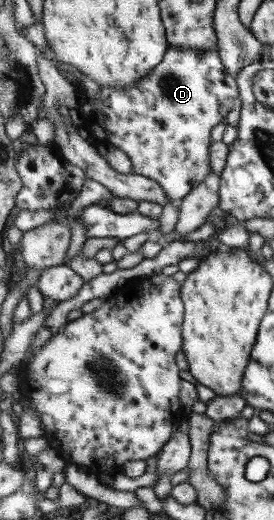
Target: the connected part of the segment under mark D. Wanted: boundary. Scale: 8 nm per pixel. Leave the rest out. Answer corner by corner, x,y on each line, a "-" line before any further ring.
47,42
44,54
48,60
57,61
60,69
73,77
73,84
78,88
78,111
81,114
82,128
88,129
99,142
111,143
122,150
132,162
132,172
154,179
174,202
181,201
212,172
210,167
210,144
212,144
214,127
225,122
226,116
234,108
234,100
240,98
239,84
223,64
219,50
178,49
169,46
166,57
148,76
133,86
117,88
102,86
81,70
61,62
54,49

